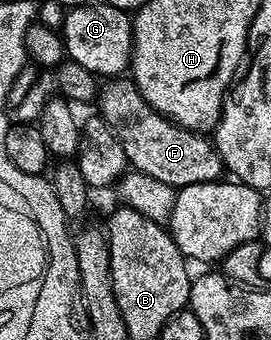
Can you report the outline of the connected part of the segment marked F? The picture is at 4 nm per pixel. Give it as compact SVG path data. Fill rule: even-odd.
M111 78L98 89L98 115L117 134L134 171L149 174L157 182L165 182L176 190L194 184L214 184L224 175L223 160L214 143L206 135L181 128L162 116L137 90L130 78ZM124 79L124 80L123 80ZM107 84L107 85L105 85Z

